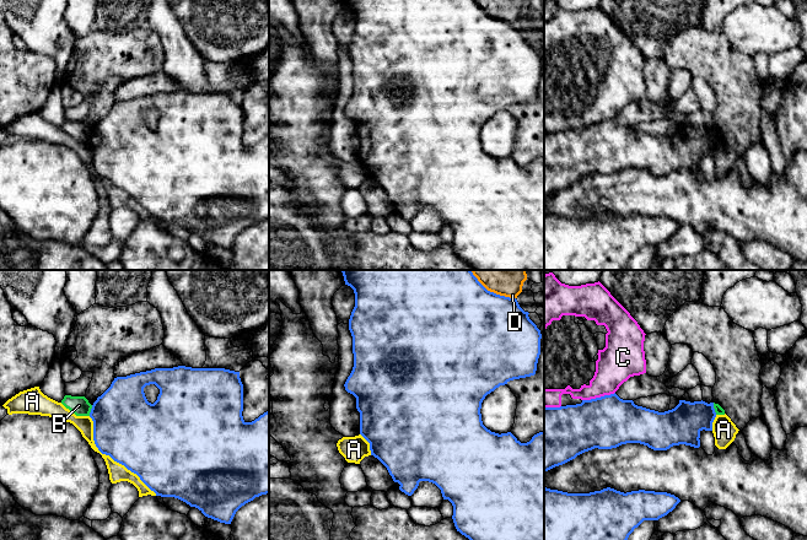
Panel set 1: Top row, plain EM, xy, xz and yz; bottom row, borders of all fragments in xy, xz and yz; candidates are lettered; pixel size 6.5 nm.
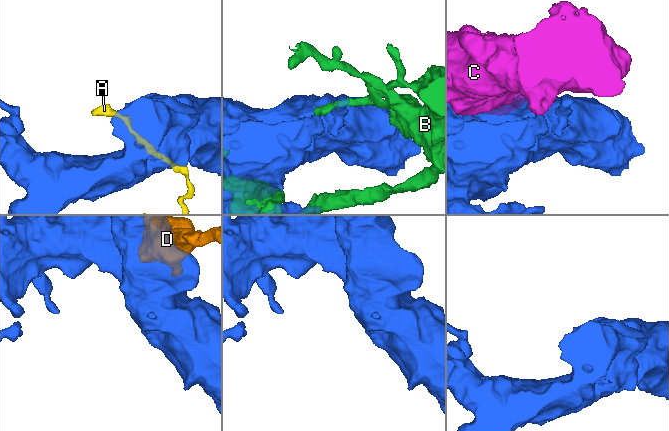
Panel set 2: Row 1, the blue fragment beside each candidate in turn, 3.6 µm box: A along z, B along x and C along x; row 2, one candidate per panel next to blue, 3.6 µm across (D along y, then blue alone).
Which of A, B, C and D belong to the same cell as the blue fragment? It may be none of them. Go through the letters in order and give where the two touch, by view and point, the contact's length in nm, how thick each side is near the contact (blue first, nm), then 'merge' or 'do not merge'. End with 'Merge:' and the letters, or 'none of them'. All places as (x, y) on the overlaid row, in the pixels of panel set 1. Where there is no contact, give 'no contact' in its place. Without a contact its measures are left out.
A: meets blue in xy at (111, 457); contact 700 nm long; 460 nm thick on the blue side, 120 nm on the other; do not merge
B: meets blue in yz at (714, 409); contact 80 nm long; 260 nm thick on the blue side, 60 nm on the other; do not merge
C: meets blue in yz at (598, 398); contact 220 nm long; 340 nm thick on the blue side, 240 nm on the other; do not merge
D: meets blue in xz at (491, 292); contact 360 nm long; 500 nm thick on the blue side, 300 nm on the other; do not merge
Merge: none of them

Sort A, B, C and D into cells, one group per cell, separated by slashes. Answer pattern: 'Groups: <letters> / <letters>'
Groups: A / B / C / D

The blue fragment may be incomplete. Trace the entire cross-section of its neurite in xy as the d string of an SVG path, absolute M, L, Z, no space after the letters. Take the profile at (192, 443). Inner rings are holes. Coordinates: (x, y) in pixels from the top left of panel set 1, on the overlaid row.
M178 366L173 368L155 368L114 378L111 387L93 403L90 417L93 421L93 441L98 450L136 474L156 496L178 498L190 507L198 508L208 518L231 524L236 512L242 506L253 501L255 497L269 493L269 410L252 422L243 420L242 411L243 384L240 378L240 372L225 368L192 368ZM150 384L155 384L160 389L157 400L154 404L147 401L144 393L144 388Z

